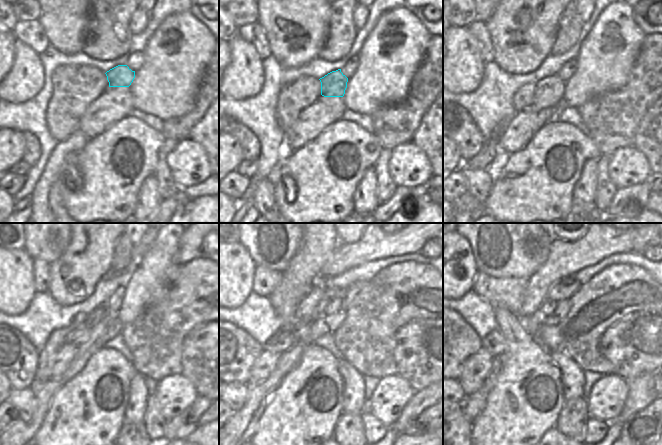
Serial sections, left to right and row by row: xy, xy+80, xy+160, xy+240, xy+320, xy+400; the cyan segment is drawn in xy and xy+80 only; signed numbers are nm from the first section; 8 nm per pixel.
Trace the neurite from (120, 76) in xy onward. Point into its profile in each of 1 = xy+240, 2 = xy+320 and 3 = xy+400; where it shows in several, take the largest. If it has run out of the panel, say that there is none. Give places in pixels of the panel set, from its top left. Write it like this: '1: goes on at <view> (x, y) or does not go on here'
1: goes on at xy+240 (81, 334)
2: goes on at xy+320 (281, 341)
3: goes on at xy+400 (494, 343)

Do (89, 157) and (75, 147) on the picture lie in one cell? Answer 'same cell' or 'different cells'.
different cells

